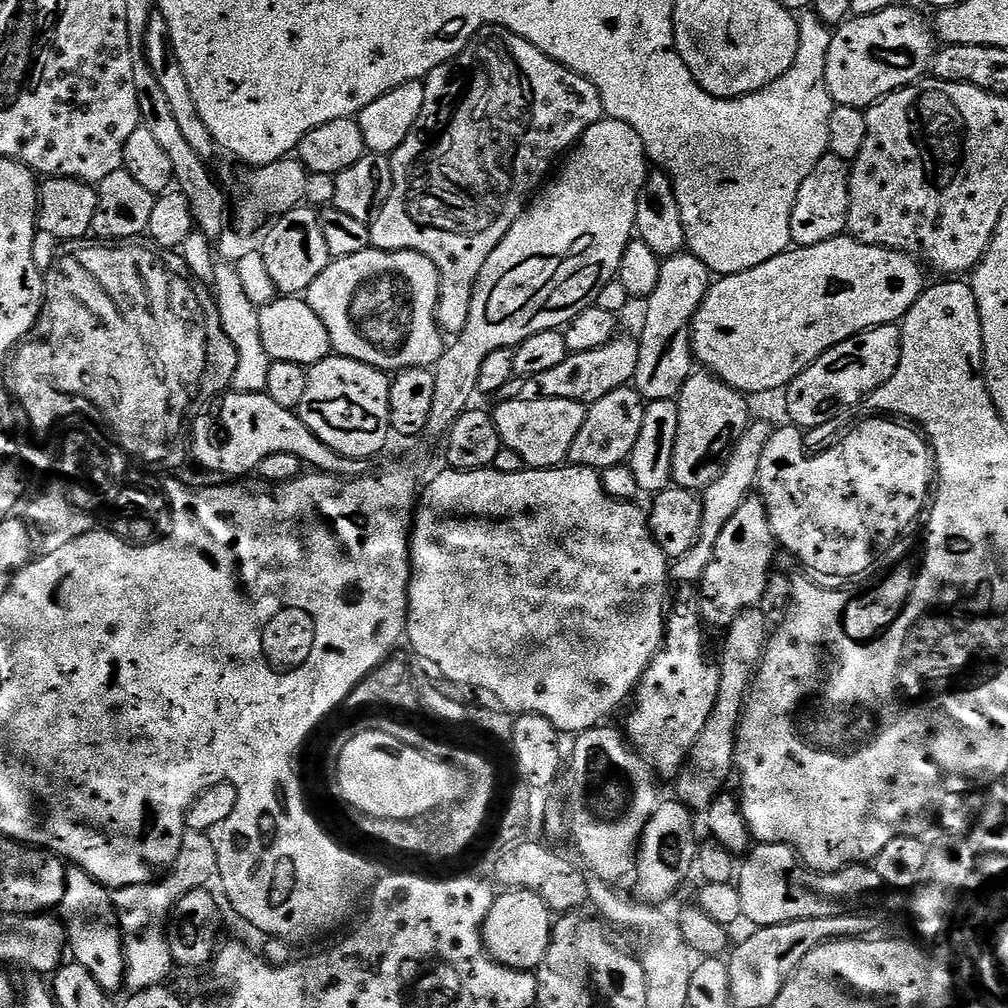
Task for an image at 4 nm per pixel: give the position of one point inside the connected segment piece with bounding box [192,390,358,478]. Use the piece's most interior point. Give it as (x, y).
(252, 426)

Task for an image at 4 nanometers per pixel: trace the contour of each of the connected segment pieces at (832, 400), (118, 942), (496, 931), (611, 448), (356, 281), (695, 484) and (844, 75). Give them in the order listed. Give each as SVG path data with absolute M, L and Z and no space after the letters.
M899 323L867 328L835 344L808 368L801 370L787 385L788 416L792 419L789 421L801 430L816 428L820 424L820 416L830 415L839 404L856 404L863 396L871 397L894 374L899 357Z
M72 866L66 878L66 894L62 905L62 919L67 927L70 952L84 964L109 990L124 988L128 962L124 954L124 936L120 933L120 919L112 892L85 868Z
M527 887L504 888L493 899L484 919L484 947L499 961L511 968L535 970L552 941L554 913L538 893Z
M632 386L610 390L610 394L591 401L586 418L582 422L582 430L578 430L578 436L570 446L568 460L581 464L583 468L597 470L625 463L632 455L634 442L638 442L638 434L642 434L645 407L644 397Z
M369 246L361 252L355 252L349 256L337 256L326 266L326 270L322 270L322 274L318 274L318 278L314 278L314 282L307 290L306 299L314 310L314 314L318 314L318 318L322 318L322 322L330 334L332 352L335 355L366 362L370 366L381 368L383 372L395 374L404 371L405 368L432 368L444 353L446 340L440 331L440 323L436 321L436 307L440 301L440 271L436 269L434 262L421 252L411 252L410 250L387 252L382 248Z
M696 370L686 378L675 397L678 406L678 434L672 459L672 479L675 487L693 490L708 487L710 480L709 477L704 477L704 471L716 459L719 461L749 426L748 400L745 393L731 388L727 381L711 371Z
M893 6L878 14L852 16L839 25L832 33L830 54L826 54L826 86L836 104L867 109L883 96L897 92L899 88L913 83L928 64L932 56L934 32L912 8Z

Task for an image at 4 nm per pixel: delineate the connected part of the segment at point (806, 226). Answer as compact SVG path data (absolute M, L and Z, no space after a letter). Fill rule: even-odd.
M831 154L822 157L818 166L810 170L806 182L802 182L798 190L798 198L794 202L794 210L790 218L793 245L803 246L824 242L841 235L847 229L850 206L849 175L849 161Z

